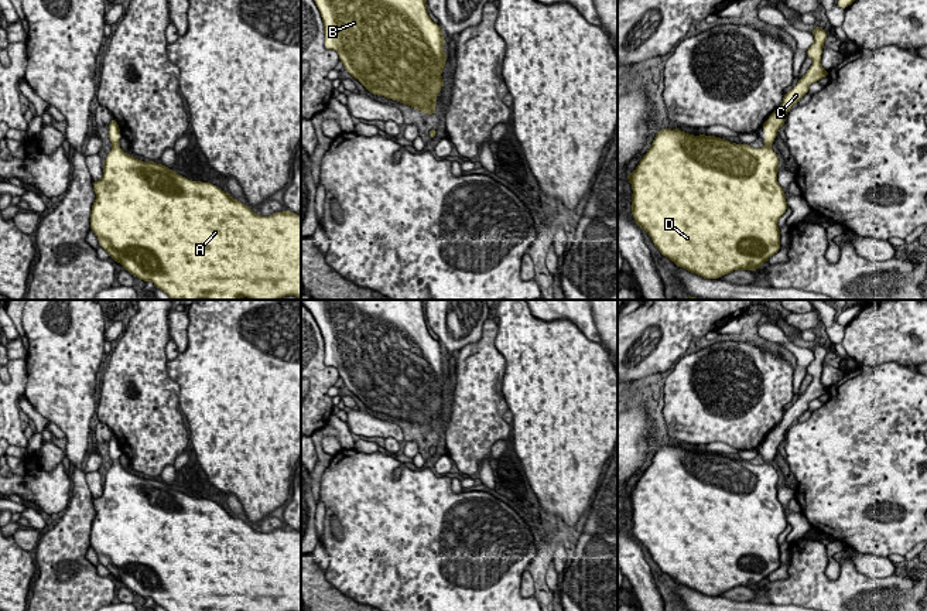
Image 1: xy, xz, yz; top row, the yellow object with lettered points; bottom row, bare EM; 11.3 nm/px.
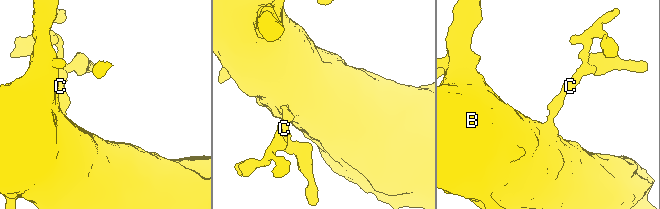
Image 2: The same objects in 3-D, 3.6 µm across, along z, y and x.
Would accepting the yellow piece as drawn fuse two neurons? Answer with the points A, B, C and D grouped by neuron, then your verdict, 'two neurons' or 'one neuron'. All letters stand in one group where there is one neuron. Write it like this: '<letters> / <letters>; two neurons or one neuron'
A B C D; one neuron

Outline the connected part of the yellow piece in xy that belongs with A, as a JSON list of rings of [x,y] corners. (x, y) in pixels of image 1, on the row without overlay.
[[[116,436],[107,447],[113,462],[103,481],[103,494],[93,498],[96,516],[90,547],[116,580],[167,611],[301,611],[300,532],[287,526],[270,533],[254,530],[215,501],[188,496],[164,481],[146,479],[124,470]]]

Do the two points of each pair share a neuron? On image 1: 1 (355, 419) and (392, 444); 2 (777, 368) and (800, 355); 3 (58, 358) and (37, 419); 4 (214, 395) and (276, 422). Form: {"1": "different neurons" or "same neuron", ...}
{"1": "different neurons", "2": "different neurons", "3": "different neurons", "4": "same neuron"}

